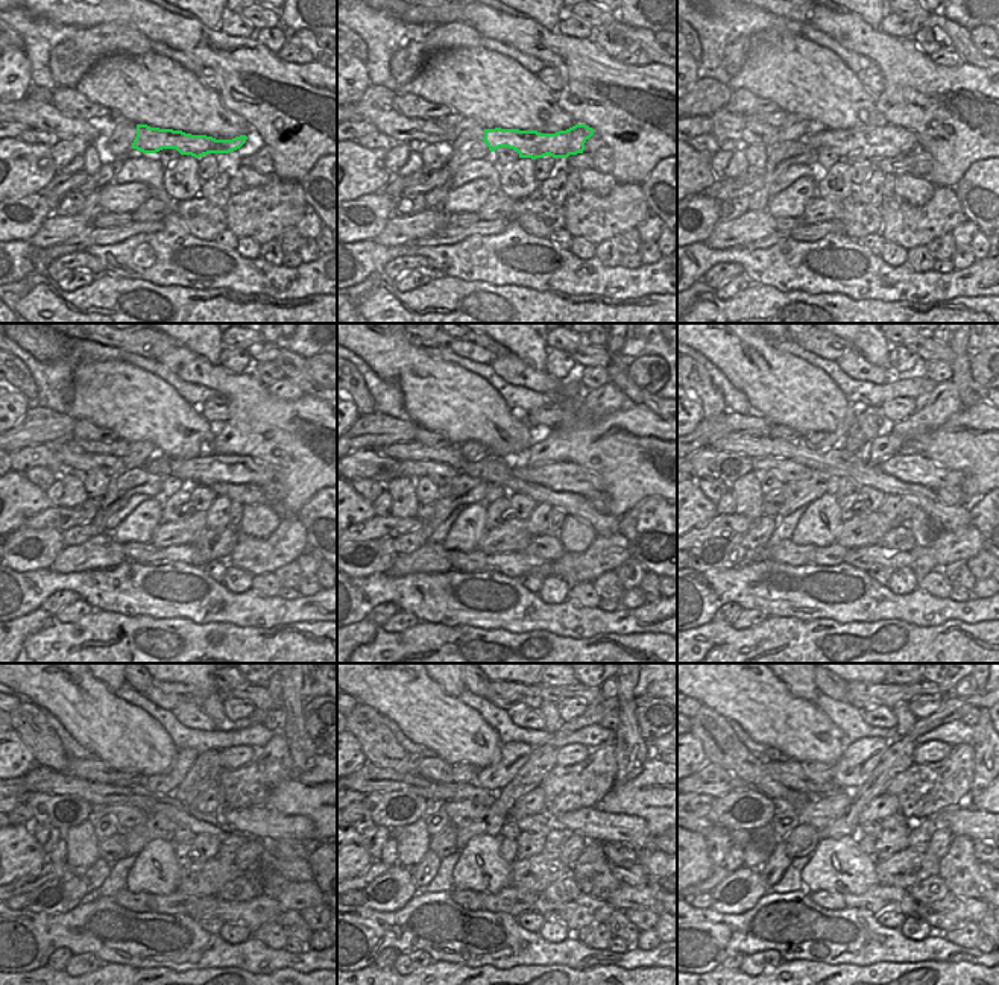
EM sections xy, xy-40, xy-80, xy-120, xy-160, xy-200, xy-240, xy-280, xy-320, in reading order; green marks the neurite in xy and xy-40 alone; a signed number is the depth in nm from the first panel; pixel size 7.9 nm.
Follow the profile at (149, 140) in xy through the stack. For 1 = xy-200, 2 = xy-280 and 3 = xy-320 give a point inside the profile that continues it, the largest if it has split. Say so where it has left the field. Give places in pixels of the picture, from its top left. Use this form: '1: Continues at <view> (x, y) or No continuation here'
1: Continues at xy-200 (917, 469)
2: Continues at xy-280 (589, 823)
3: Continues at xy-320 (960, 823).

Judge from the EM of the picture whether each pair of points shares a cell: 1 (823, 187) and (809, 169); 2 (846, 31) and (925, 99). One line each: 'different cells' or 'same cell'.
1: different cells
2: same cell

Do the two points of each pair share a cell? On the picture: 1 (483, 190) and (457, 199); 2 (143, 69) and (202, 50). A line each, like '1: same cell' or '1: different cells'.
1: same cell
2: different cells

